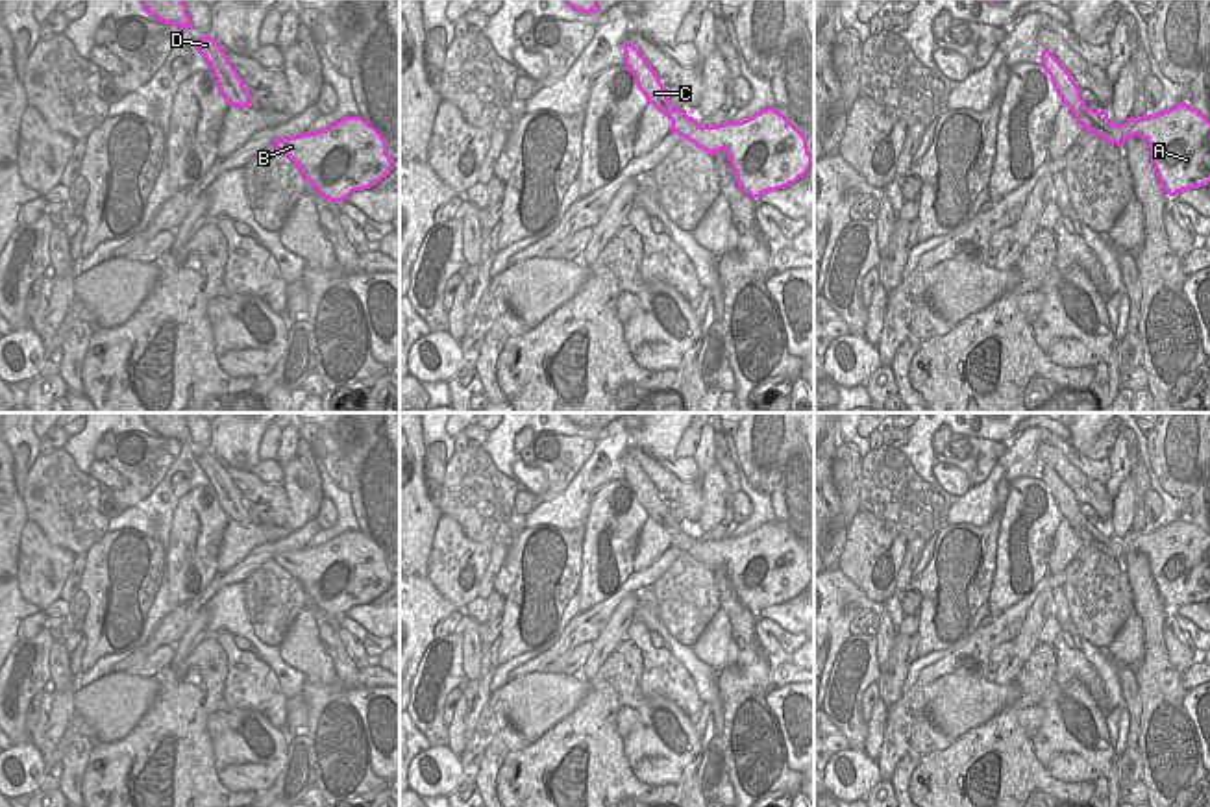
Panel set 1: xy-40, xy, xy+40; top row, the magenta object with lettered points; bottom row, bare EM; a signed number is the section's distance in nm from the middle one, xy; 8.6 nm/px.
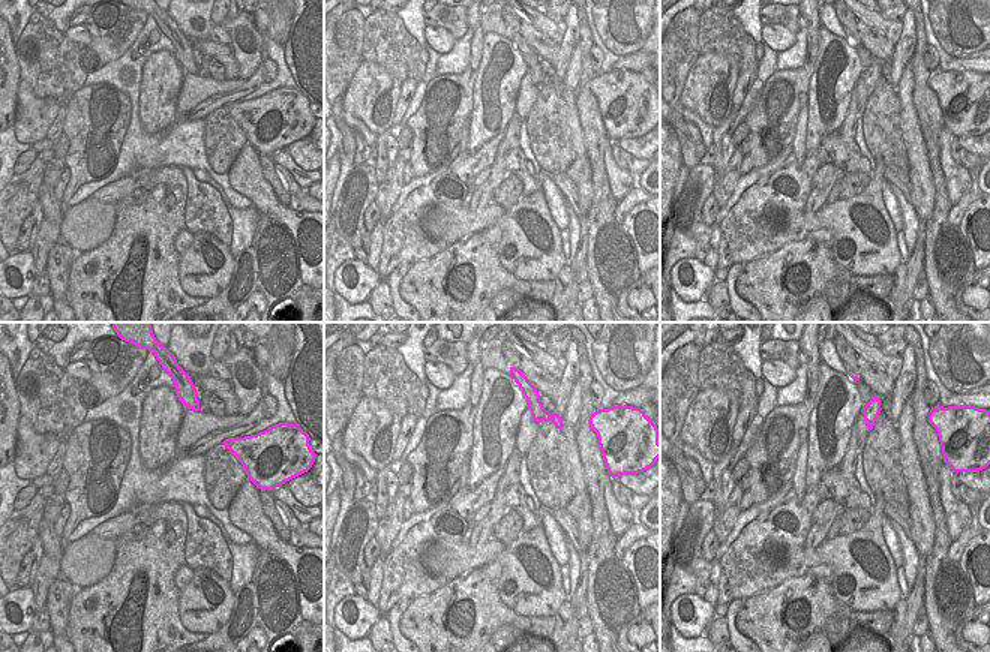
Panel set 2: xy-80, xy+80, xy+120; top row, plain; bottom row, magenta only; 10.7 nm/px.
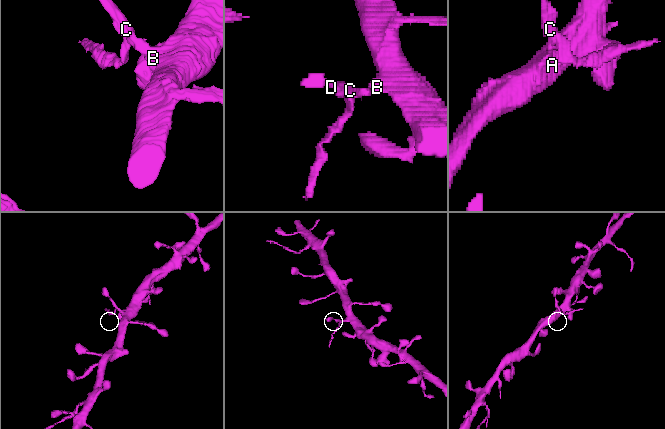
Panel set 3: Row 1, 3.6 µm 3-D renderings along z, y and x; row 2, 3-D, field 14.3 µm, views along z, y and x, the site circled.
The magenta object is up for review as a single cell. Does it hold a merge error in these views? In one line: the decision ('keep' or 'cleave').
keep

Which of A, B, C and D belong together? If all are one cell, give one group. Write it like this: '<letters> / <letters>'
A B C D

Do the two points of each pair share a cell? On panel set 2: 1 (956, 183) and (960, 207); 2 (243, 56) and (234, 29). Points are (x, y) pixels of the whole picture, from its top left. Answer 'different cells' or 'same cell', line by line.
1: different cells
2: same cell

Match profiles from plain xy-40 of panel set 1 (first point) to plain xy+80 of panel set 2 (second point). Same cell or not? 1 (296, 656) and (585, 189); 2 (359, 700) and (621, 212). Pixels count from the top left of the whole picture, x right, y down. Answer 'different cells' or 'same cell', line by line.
1: different cells
2: different cells

